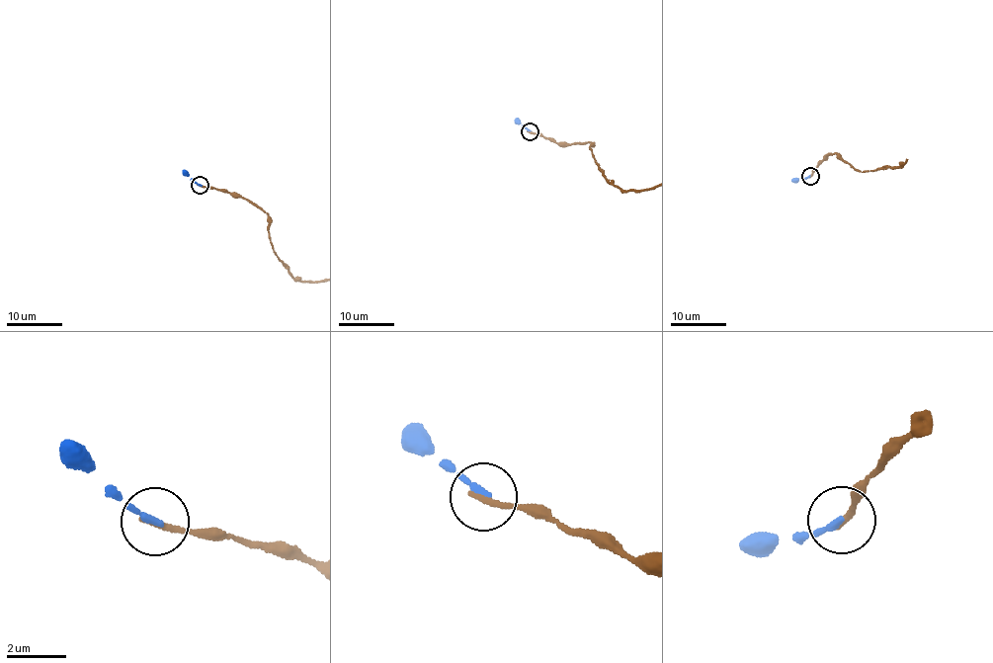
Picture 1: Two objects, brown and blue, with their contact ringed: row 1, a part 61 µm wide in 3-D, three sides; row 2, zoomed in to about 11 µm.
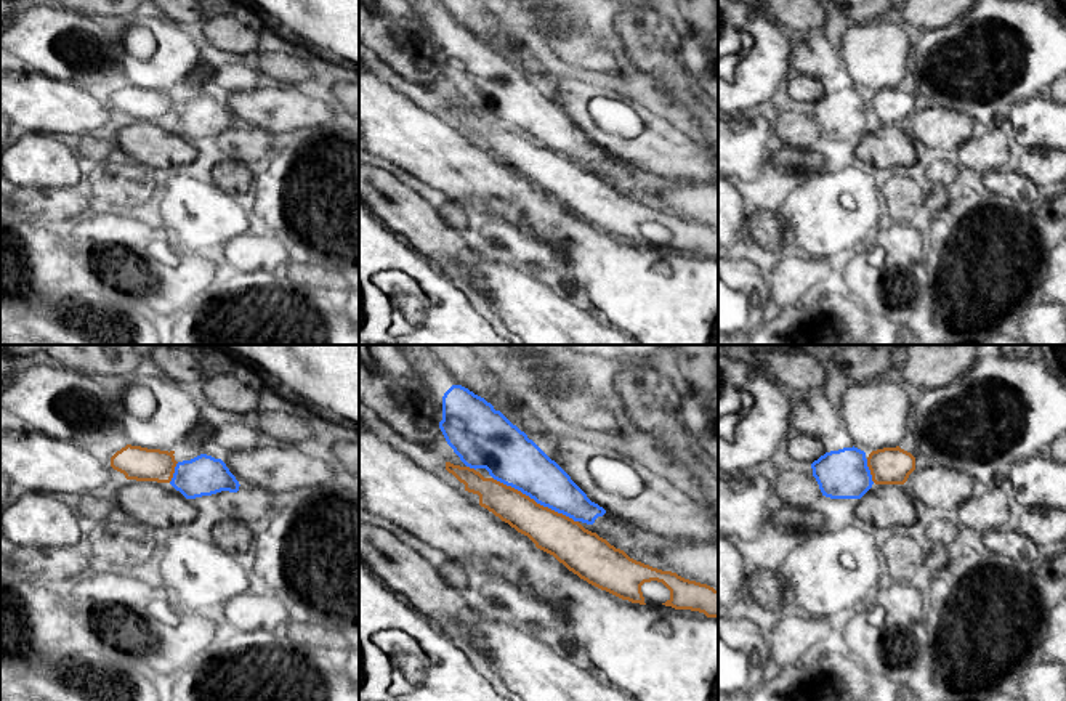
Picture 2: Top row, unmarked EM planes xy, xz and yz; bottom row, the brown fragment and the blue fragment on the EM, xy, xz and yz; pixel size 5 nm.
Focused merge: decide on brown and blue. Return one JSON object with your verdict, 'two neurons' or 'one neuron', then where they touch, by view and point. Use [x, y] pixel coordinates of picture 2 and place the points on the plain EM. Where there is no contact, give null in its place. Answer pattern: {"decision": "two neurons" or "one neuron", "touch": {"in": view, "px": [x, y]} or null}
{"decision": "two neurons", "touch": {"in": "xz", "px": [534, 141]}}

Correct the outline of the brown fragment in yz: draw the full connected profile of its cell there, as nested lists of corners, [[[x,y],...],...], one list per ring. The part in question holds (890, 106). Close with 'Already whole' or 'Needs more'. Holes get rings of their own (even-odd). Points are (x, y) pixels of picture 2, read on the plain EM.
[[[899,87],[883,88],[869,95],[867,107],[875,125],[904,125],[915,111],[915,98]]]. Already whole

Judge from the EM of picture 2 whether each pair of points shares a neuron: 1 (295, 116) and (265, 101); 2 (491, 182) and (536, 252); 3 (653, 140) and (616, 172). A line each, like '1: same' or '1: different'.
1: same
2: different
3: different

